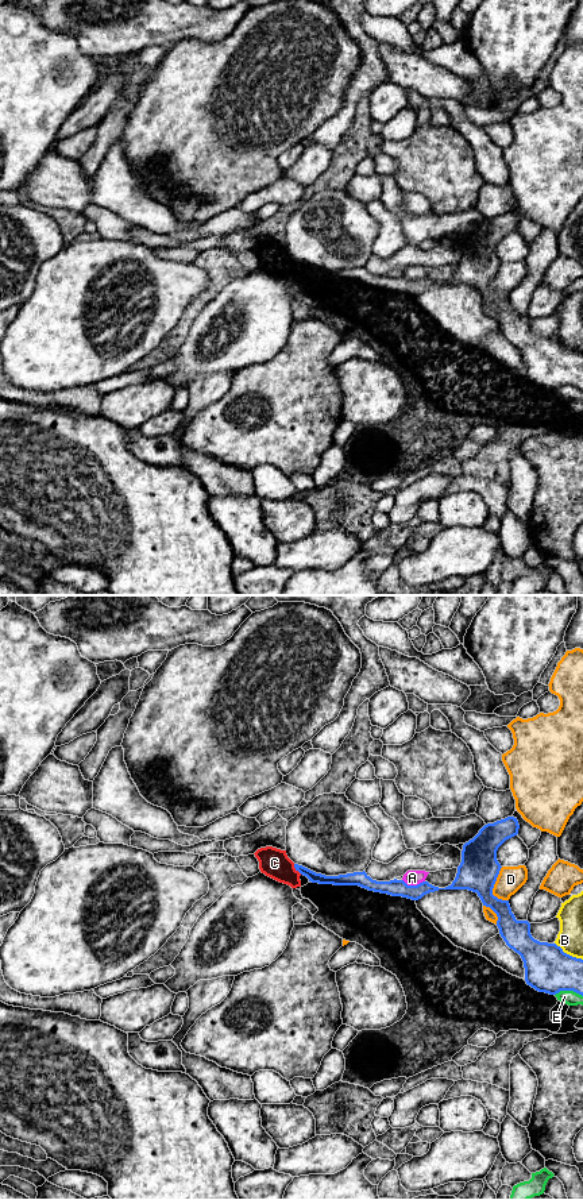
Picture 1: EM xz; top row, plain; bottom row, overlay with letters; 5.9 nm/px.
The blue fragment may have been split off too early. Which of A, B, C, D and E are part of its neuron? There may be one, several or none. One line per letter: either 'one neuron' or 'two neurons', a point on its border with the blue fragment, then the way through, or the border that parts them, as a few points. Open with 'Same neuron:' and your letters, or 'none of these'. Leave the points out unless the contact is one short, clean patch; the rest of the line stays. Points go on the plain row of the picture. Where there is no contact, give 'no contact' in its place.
Same neuron: none of these
A: two neurons; meets blue in xz at (413, 281)
B: two neurons; meets blue in xz at (568, 350)
C: two neurons; meets blue in xz at (297, 265); border along xz (293, 259), (301, 269)
D: two neurons; meets blue in xz at (493, 282)
E: two neurons; meets blue in xz at (568, 385)

